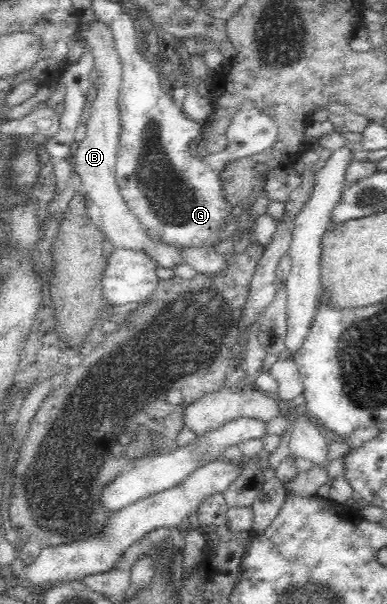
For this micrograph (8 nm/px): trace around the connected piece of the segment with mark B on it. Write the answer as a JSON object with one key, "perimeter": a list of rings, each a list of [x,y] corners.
{"perimeter":[[[96,17],[90,22],[84,36],[94,59],[94,70],[99,72],[99,76],[96,84],[97,94],[85,127],[85,137],[77,141],[71,161],[74,175],[79,180],[78,186],[84,190],[92,202],[92,205],[89,206],[90,217],[98,225],[104,226],[104,233],[116,246],[116,252],[124,248],[146,250],[160,267],[169,269],[176,268],[178,264],[187,264],[181,252],[166,244],[148,239],[136,215],[132,211],[130,212],[127,204],[124,204],[115,179],[115,154],[119,133],[118,101],[123,76],[121,58],[115,47],[112,29],[100,17]]]}

